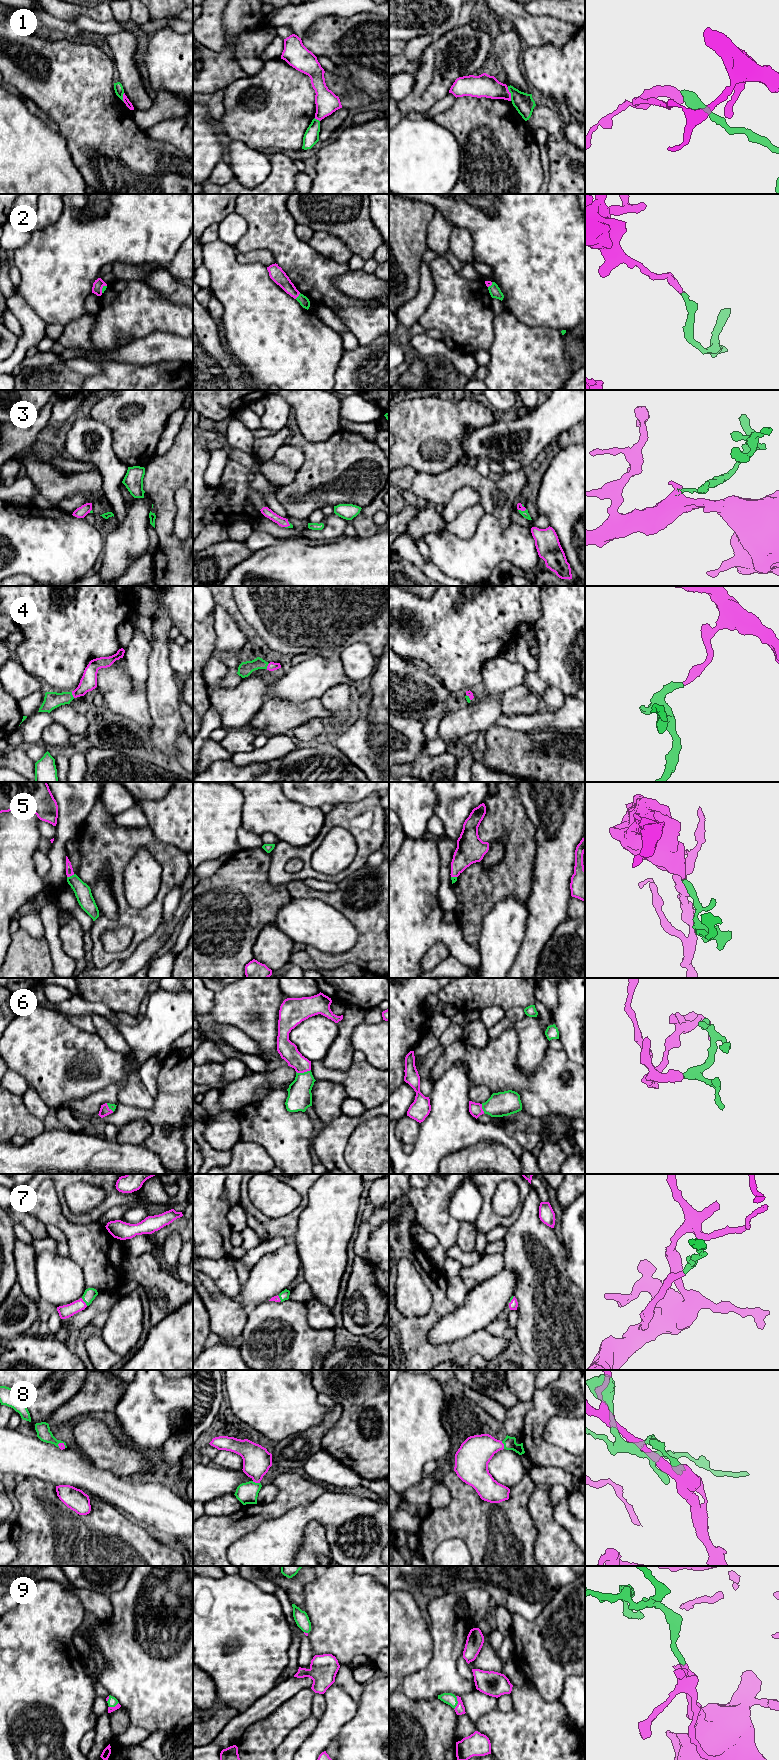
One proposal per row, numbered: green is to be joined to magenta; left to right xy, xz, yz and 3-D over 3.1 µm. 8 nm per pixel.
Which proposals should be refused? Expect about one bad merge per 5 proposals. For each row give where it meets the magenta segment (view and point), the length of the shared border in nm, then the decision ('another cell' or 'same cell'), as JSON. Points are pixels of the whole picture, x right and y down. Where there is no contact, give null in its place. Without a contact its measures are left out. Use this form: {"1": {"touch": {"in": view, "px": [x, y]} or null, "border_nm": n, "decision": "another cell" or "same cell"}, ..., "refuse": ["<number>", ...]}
{"1": {"touch": {"in": "yz", "px": [510, 94]}, "border_nm": 120, "decision": "another cell"}, "2": {"touch": {"in": "xz", "px": [297, 296]}, "border_nm": 60, "decision": "same cell"}, "3": {"touch": {"in": "xz", "px": [288, 525]}, "border_nm": 60, "decision": "same cell"}, "4": {"touch": {"in": "xy", "px": [72, 694]}, "border_nm": 50, "decision": "same cell"}, "5": {"touch": {"in": "xy", "px": [70, 875]}, "border_nm": 70, "decision": "same cell"}, "6": {"touch": {"in": "xz", "px": [303, 1072]}, "border_nm": 120, "decision": "same cell"}, "7": {"touch": {"in": "xy", "px": [84, 1302]}, "border_nm": 80, "decision": "same cell"}, "8": {"touch": {"in": "yz", "px": [503, 1445]}, "border_nm": 70, "decision": "same cell"}, "9": {"touch": {"in": "yz", "px": [458, 1703]}, "border_nm": 110, "decision": "same cell"}, "refuse": ["1"]}

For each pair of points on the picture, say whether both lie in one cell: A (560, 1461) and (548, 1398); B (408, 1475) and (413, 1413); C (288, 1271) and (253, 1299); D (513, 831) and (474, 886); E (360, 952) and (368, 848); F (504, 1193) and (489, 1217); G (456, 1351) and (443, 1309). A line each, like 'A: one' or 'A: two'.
A: one
B: one
C: one
D: one
E: two
F: two
G: one

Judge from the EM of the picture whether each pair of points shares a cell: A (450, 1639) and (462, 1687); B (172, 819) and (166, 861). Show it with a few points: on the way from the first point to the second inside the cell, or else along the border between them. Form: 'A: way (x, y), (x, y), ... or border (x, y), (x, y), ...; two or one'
A: way (450, 1651), (450, 1675); one
B: border (150, 829), (157, 839), (172, 843), (182, 851); two

